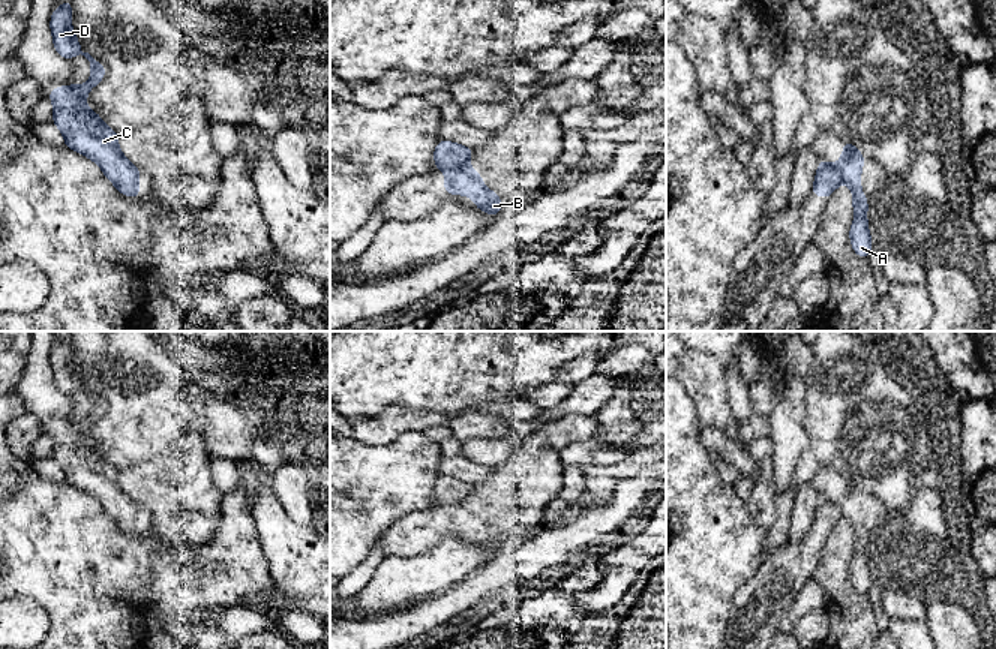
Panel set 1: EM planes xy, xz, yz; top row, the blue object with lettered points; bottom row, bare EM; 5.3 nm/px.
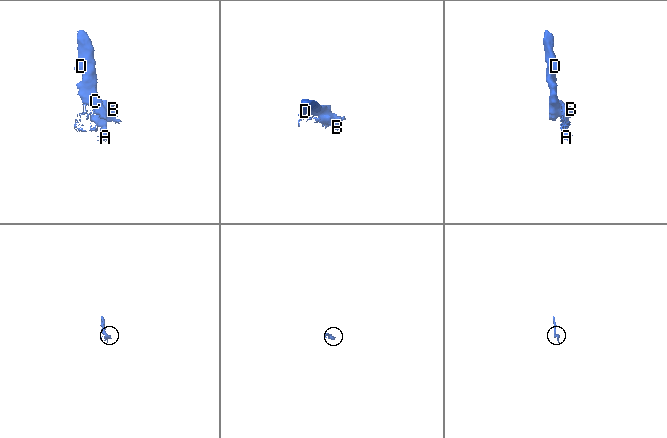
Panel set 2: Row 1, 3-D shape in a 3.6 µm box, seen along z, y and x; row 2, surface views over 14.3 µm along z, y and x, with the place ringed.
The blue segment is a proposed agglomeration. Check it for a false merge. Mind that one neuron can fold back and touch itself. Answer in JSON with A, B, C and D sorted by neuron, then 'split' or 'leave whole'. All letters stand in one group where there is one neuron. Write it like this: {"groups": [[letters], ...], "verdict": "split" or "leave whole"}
{"groups": [["A", "B"], ["C", "D"]], "verdict": "split"}

